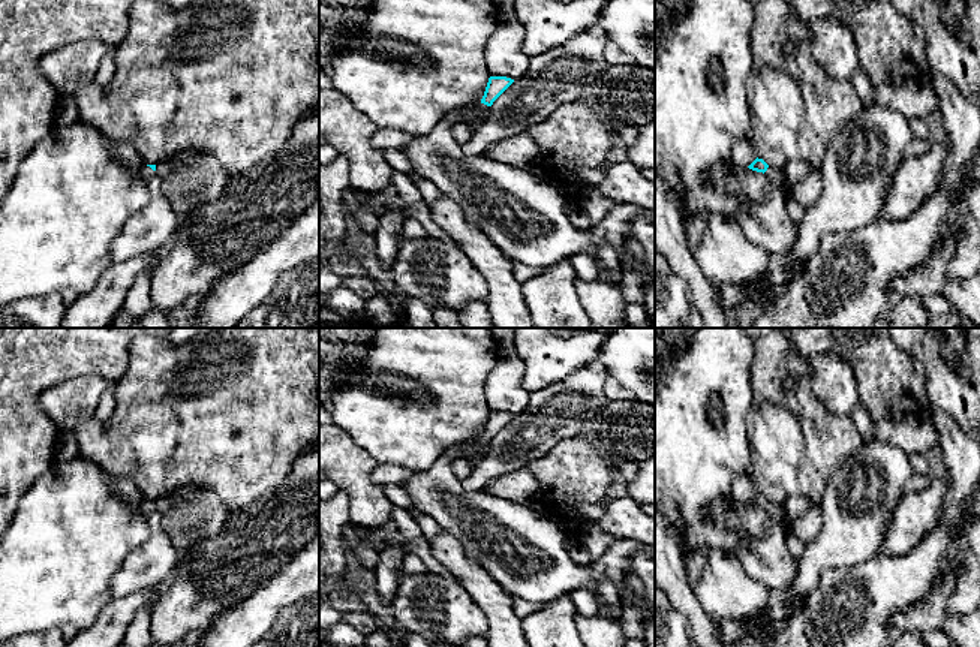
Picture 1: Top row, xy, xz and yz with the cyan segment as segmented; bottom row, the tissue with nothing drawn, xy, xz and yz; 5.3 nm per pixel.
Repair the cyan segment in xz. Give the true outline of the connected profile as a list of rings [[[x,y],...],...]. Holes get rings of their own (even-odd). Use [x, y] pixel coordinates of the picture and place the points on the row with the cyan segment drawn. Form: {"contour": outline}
{"contour": [[[490,76],[483,99],[475,103],[472,109],[469,109],[462,123],[471,124],[478,117],[484,117],[489,114],[493,102],[514,82],[514,79],[506,76]]]}

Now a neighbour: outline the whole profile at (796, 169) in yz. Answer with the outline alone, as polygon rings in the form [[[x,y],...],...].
[[[794,159],[788,162],[784,168],[779,171],[787,178],[787,190],[793,192],[797,181],[803,180],[814,168],[802,159]]]

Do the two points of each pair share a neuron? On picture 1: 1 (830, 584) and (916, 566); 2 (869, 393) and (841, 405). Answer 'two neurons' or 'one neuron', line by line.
1: one neuron
2: two neurons

